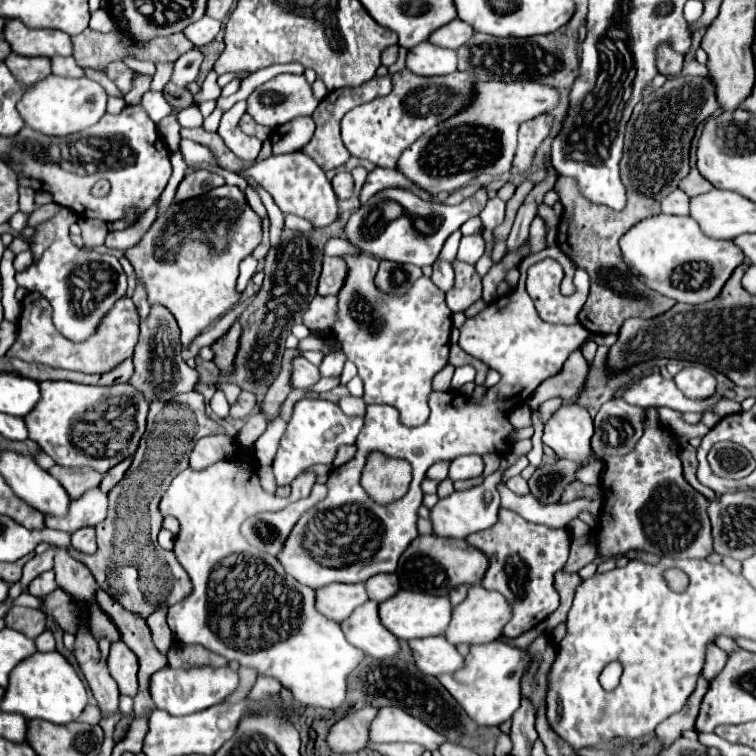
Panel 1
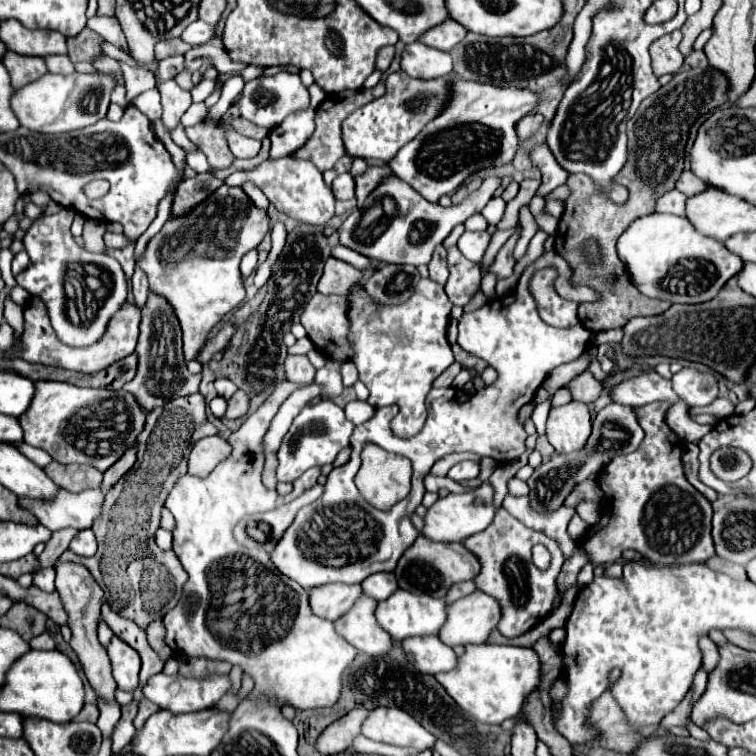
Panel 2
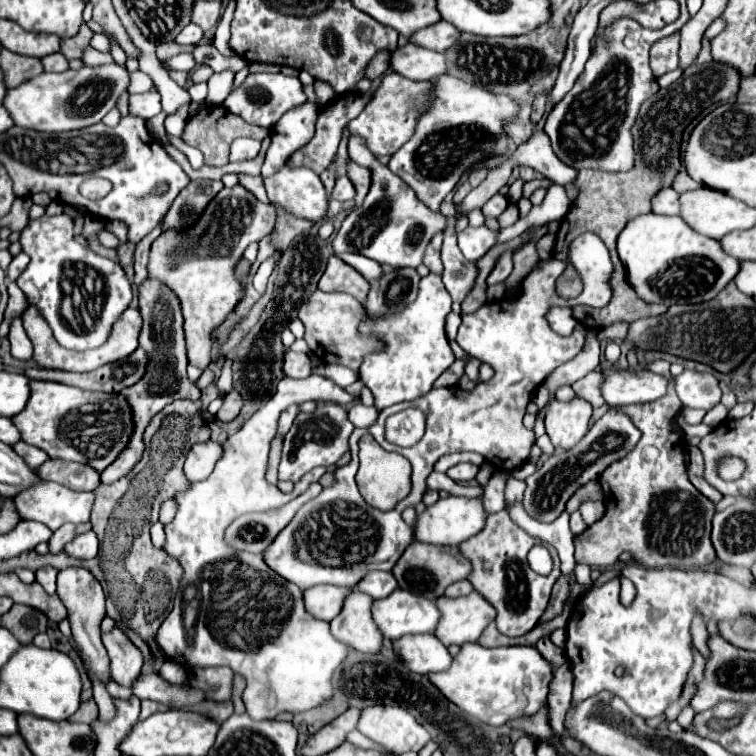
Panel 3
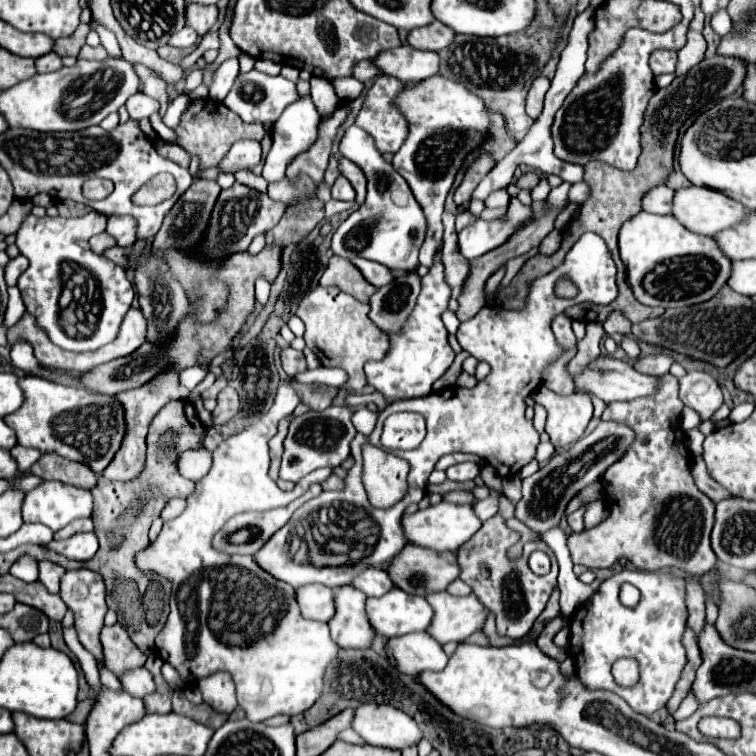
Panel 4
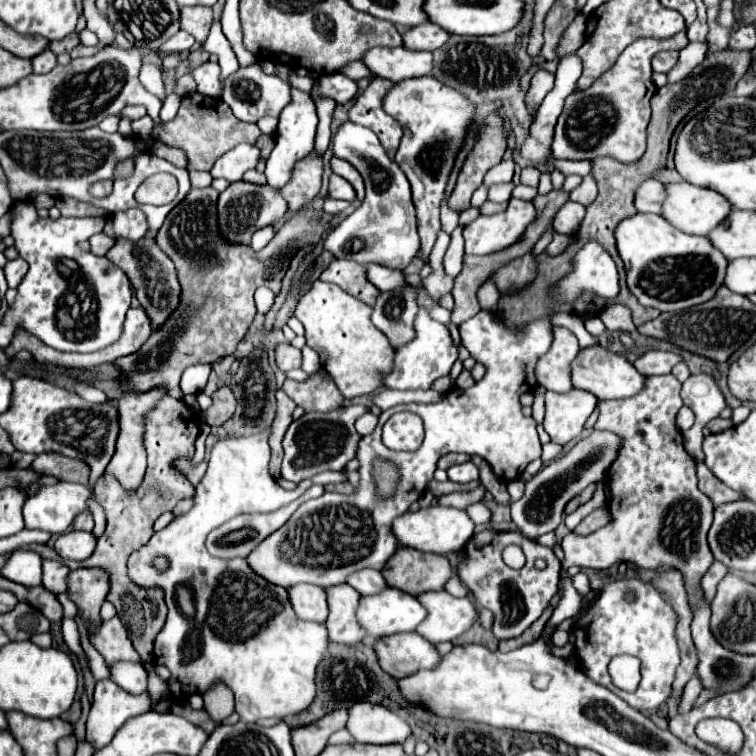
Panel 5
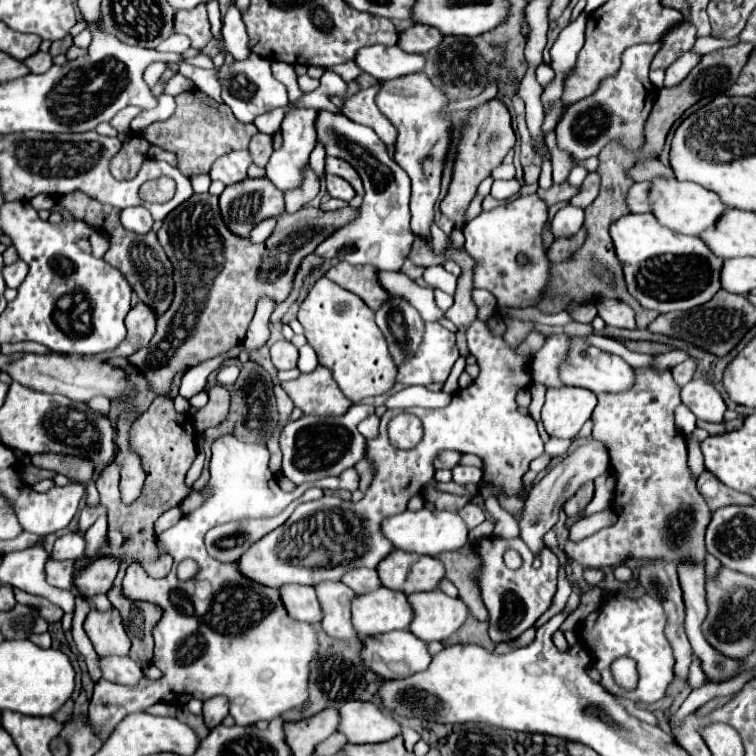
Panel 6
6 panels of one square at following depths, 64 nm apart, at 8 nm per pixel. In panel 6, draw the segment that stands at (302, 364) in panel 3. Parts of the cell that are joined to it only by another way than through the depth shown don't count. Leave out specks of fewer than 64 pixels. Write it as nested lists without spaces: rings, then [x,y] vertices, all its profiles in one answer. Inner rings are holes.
[[[278,340],[270,346],[270,358],[272,358],[272,364],[278,368],[278,370],[290,370],[290,368],[296,368],[296,362],[298,362],[298,348],[292,346],[288,340]]]

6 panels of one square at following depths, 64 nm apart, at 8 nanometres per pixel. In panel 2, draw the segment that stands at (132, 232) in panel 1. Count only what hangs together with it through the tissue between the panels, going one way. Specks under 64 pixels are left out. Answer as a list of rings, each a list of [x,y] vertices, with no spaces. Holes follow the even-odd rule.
[[[106,232],[104,234],[104,242],[108,248],[124,248],[130,240],[124,238],[124,234],[112,234],[112,232]]]

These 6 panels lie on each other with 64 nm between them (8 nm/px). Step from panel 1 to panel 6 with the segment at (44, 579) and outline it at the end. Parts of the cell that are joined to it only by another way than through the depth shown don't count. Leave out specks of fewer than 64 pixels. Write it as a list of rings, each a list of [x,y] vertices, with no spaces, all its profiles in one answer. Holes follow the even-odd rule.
[[[48,560],[46,562],[46,578],[52,586],[56,588],[62,588],[62,590],[72,590],[74,588],[74,574],[76,574],[76,568],[74,568],[74,560],[66,560],[66,562],[54,562],[54,560]]]

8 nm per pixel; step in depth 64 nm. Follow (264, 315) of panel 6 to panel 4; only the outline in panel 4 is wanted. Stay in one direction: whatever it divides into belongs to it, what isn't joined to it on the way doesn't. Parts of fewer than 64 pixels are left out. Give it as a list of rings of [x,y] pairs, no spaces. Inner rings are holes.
[[[258,278],[258,282],[256,282],[256,300],[264,306],[268,302],[268,296],[270,296],[270,284],[264,278]]]

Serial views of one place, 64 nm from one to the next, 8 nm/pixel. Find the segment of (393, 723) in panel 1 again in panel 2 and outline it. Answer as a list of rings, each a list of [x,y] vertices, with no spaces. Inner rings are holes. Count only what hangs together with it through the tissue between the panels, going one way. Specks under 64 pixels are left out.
[[[396,706],[374,708],[362,722],[362,734],[368,740],[372,740],[372,742],[366,742],[366,750],[372,750],[374,742],[378,742],[378,744],[414,748],[422,752],[432,748],[436,742],[436,738],[424,726],[420,726],[410,714],[406,714]]]

